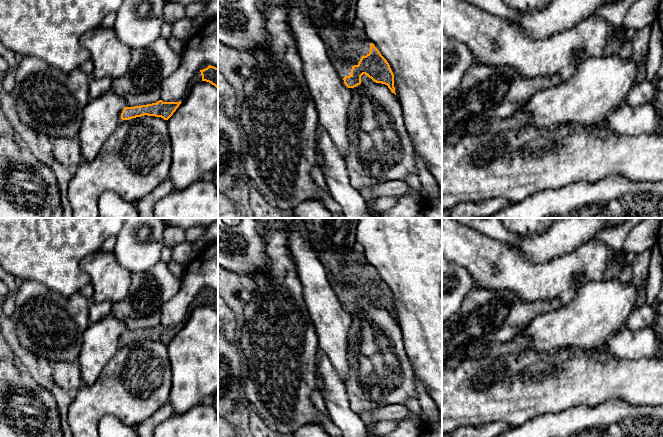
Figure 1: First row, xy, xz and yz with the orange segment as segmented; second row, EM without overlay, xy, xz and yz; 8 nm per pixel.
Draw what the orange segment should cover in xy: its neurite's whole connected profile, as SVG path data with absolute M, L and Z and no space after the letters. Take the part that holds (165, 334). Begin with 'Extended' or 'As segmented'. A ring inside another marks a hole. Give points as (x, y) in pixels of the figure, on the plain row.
As segmented. M159 324L156 327L134 330L134 331L125 331L121 337L122 344L129 344L136 341L141 341L144 339L161 341L164 344L168 344L176 333L181 328L179 326L163 326Z

